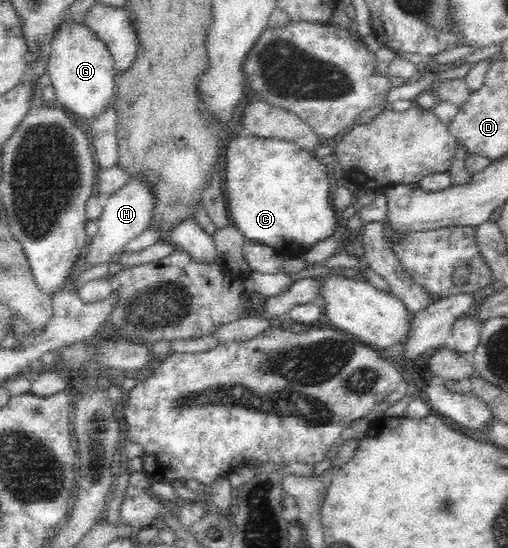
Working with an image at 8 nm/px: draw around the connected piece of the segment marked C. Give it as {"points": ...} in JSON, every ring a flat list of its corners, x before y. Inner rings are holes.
{"points":[[253,135,237,137,226,149,225,168,225,197,231,211,231,219,246,239,260,241,283,254,295,256,329,237,334,237,338,228,344,226,344,216,332,205,328,169,325,164,319,162,314,152,303,151,291,141,265,139]]}

